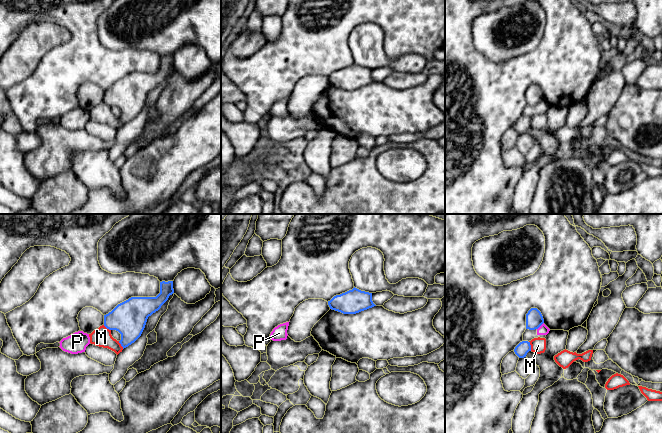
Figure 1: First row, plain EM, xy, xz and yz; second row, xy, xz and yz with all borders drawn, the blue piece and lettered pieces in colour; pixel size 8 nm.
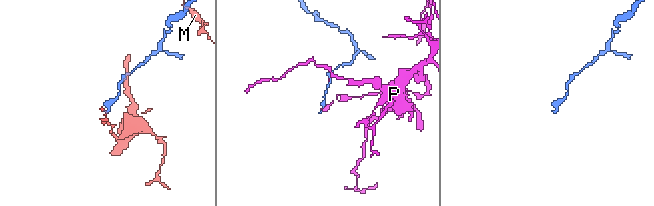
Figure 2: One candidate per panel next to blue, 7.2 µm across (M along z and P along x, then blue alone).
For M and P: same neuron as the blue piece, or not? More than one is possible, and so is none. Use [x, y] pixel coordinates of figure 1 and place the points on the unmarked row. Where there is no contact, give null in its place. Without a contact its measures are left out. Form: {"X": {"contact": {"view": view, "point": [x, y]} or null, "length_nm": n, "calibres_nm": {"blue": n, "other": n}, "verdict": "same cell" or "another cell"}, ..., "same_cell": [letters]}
{"M": {"contact": {"view": "yz", "point": [530, 122]}, "length_nm": 80, "calibres_nm": {"blue": 110, "other": 130}, "verdict": "another cell"}, "P": {"contact": {"view": "yz", "point": [540, 101]}, "length_nm": 80, "calibres_nm": {"blue": 140, "other": 80}, "verdict": "another cell"}, "same_cell": []}

